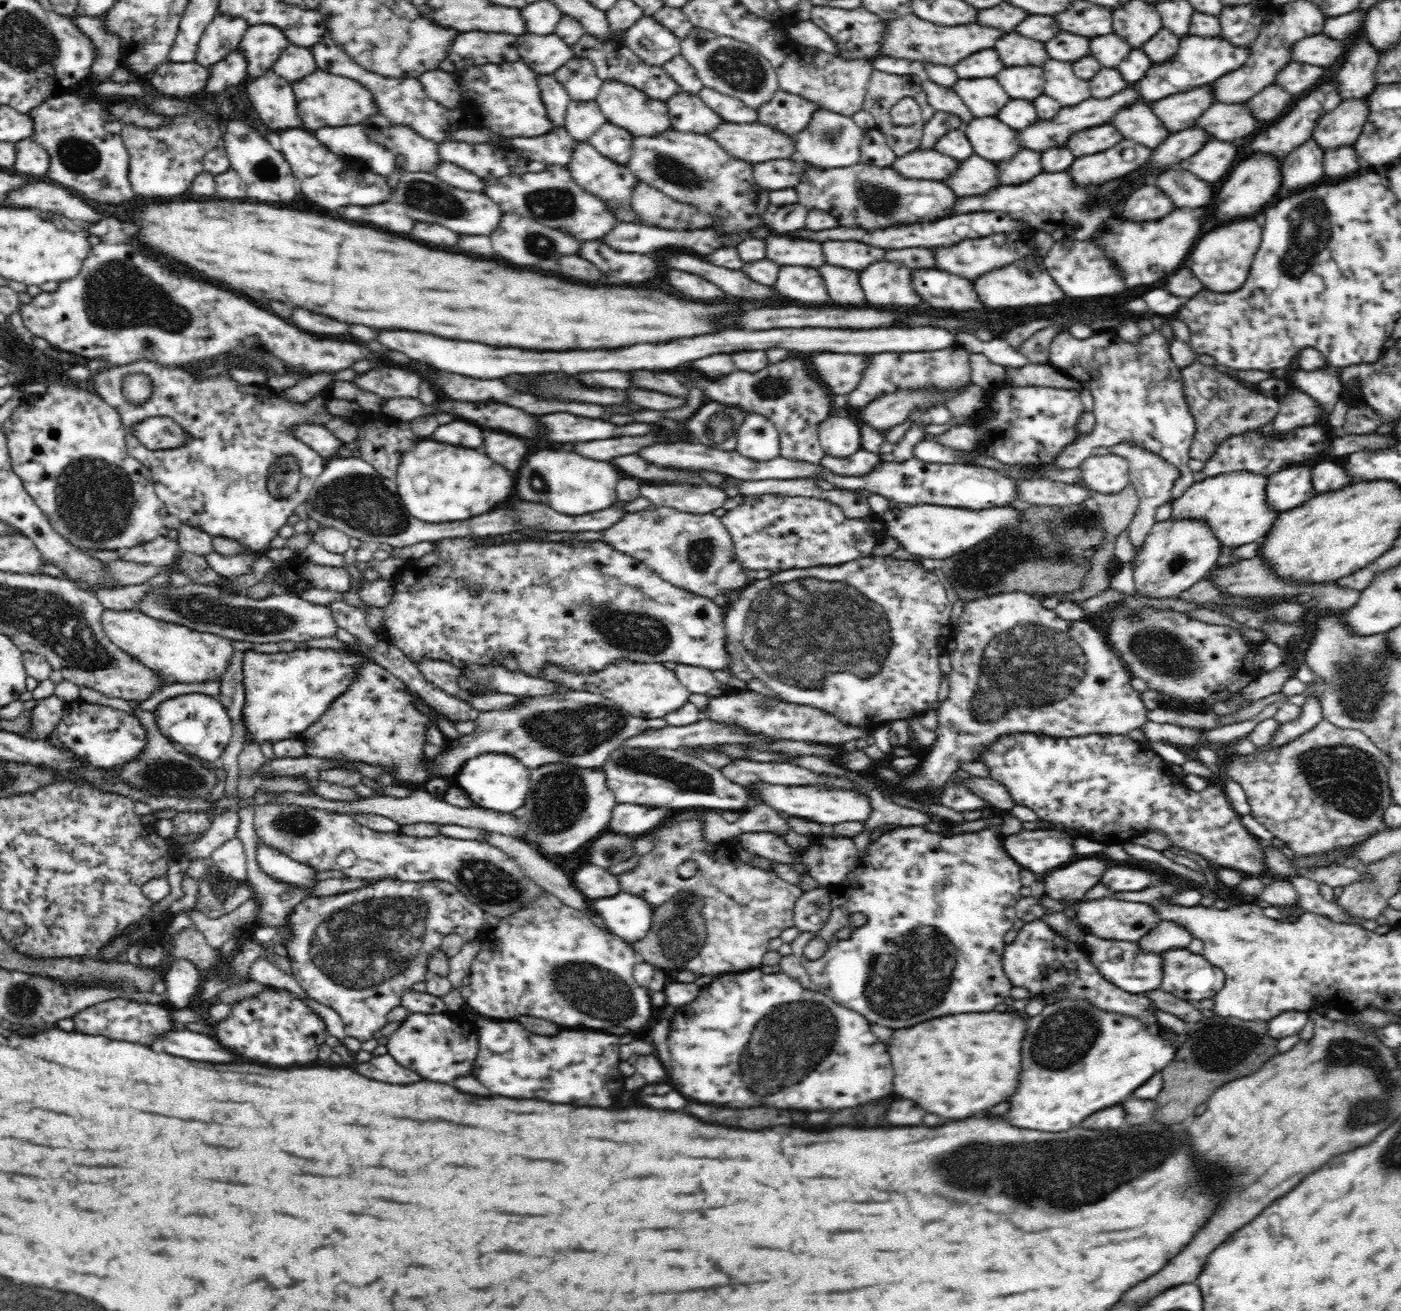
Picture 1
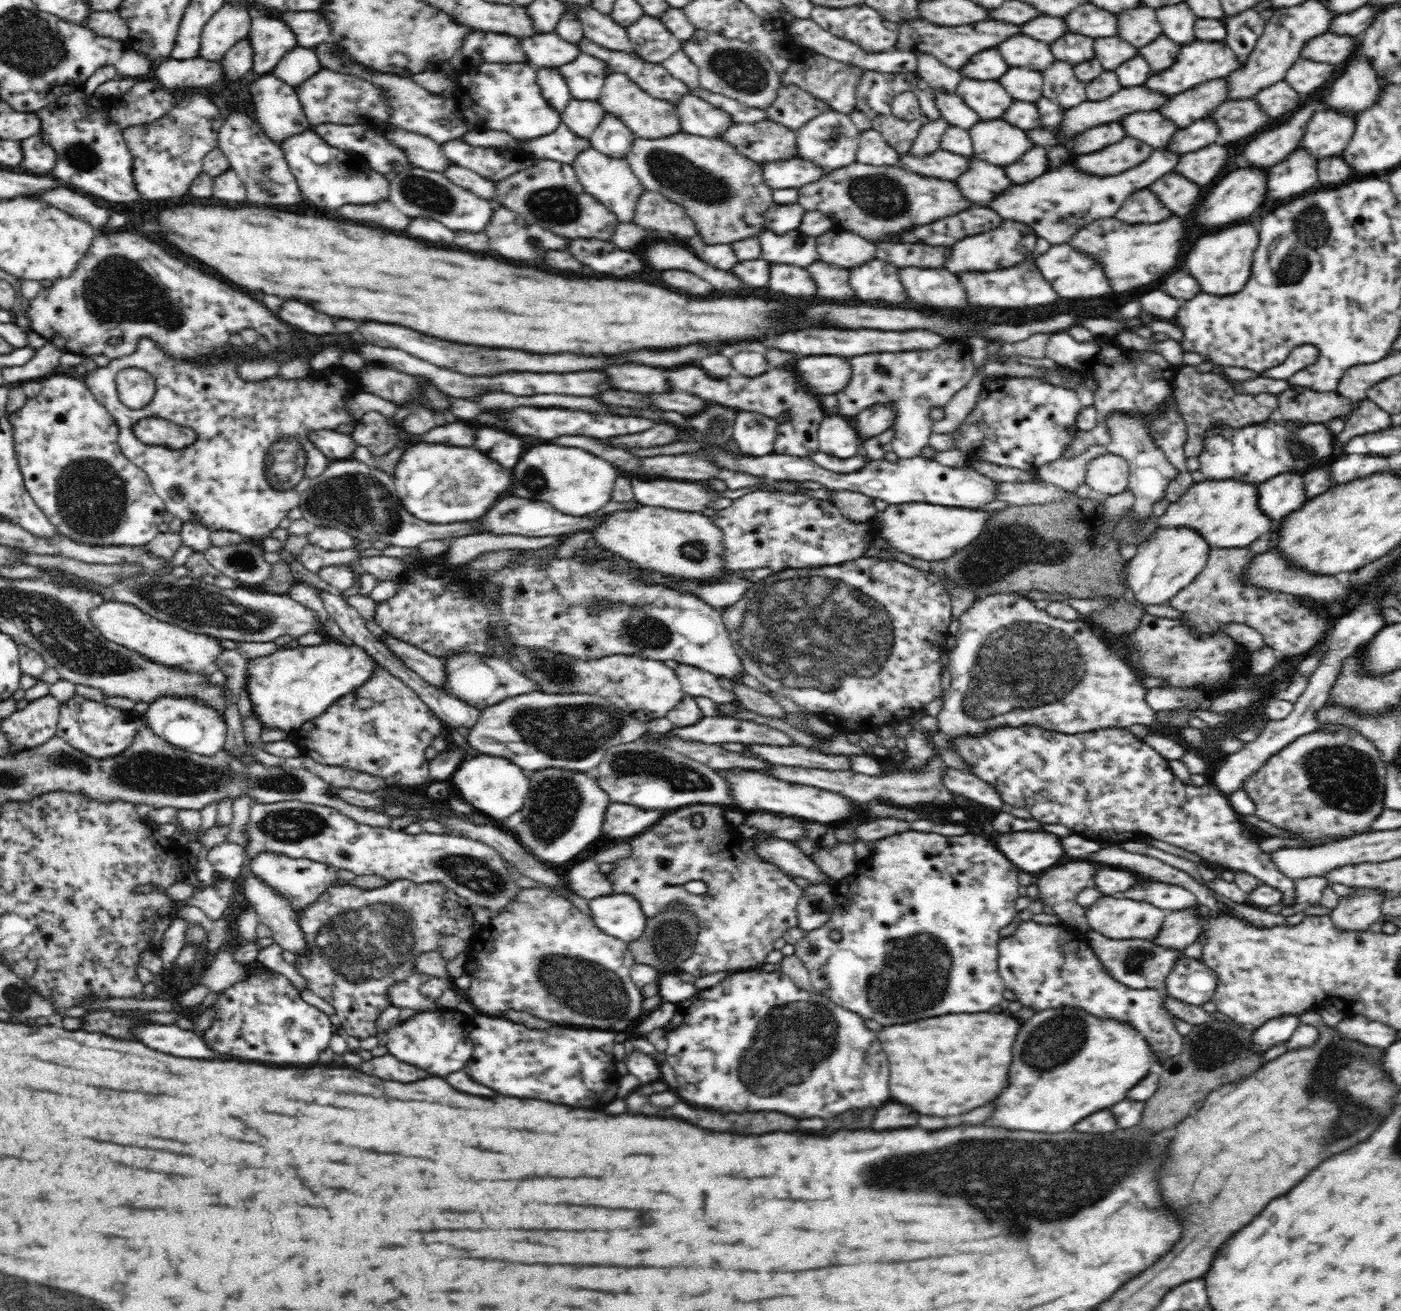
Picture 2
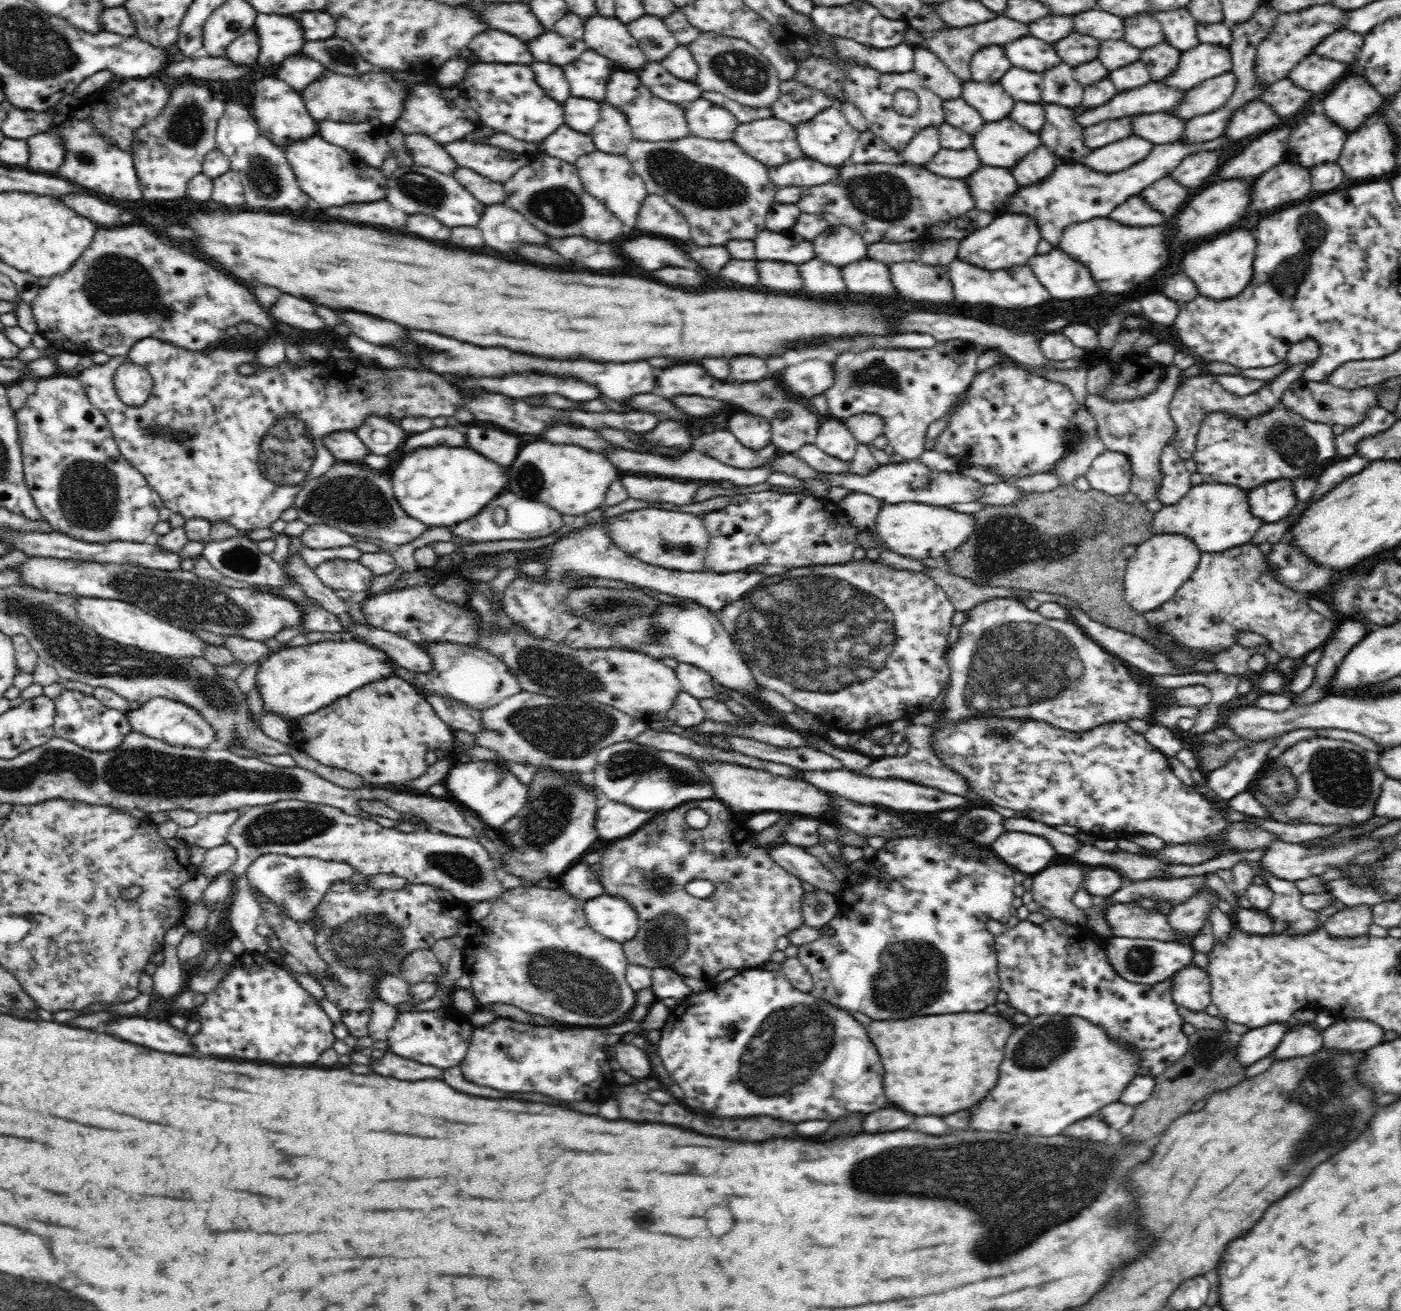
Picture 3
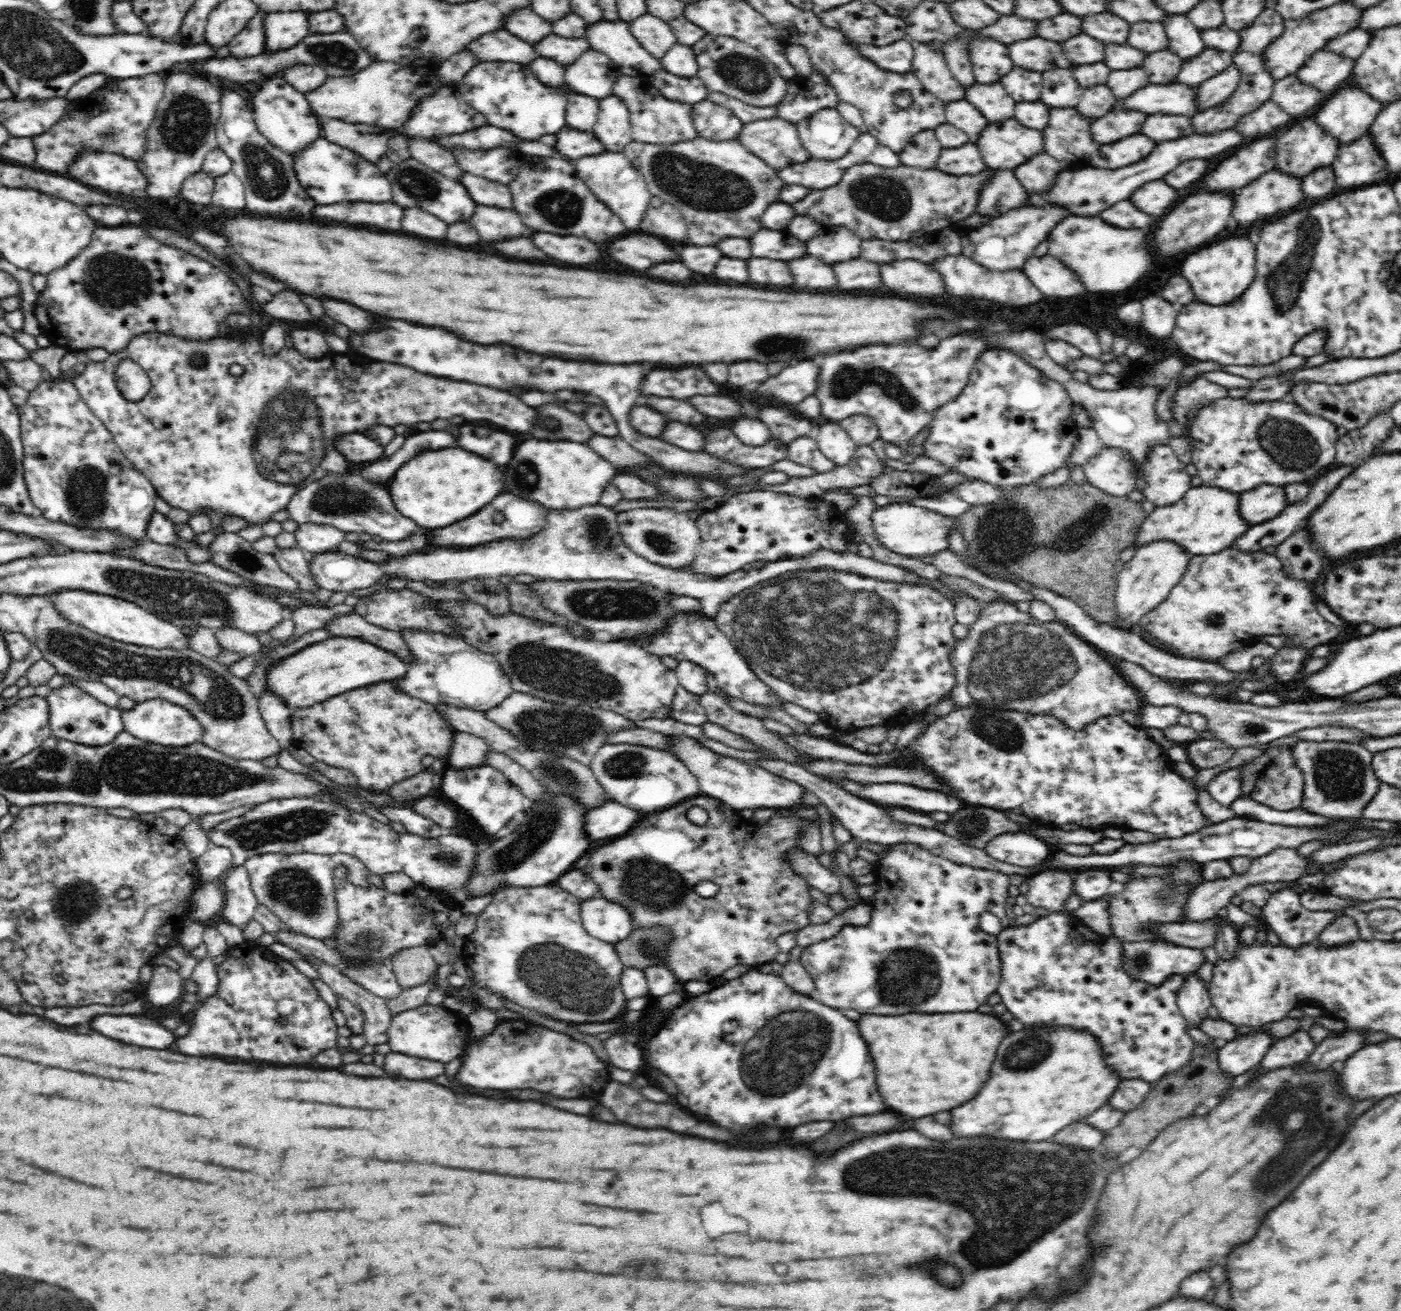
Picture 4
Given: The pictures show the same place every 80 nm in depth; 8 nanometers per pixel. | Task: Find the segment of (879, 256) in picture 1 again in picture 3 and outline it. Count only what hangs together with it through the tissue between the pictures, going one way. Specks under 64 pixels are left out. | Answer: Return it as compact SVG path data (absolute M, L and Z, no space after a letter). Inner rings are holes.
M830 226L818 238L814 238L814 252L820 260L846 266L868 256L868 244L850 228Z

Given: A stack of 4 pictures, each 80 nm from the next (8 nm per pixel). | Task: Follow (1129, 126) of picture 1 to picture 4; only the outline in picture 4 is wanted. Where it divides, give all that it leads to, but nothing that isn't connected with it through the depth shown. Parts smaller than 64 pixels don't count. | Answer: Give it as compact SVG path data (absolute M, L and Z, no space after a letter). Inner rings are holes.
M1150 114L1142 124L1142 134L1152 136L1154 142L1176 140L1180 136L1192 134L1188 116L1168 116L1168 114Z

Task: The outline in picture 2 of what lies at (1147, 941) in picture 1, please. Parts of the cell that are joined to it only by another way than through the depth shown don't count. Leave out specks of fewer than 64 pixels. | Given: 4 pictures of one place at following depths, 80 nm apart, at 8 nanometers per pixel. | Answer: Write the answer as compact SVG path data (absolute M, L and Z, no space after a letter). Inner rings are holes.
M1197 906L1169 912L1162 929L1151 942L1155 946L1182 952L1199 938L1201 927L1197 922L1197 913L1203 910Z

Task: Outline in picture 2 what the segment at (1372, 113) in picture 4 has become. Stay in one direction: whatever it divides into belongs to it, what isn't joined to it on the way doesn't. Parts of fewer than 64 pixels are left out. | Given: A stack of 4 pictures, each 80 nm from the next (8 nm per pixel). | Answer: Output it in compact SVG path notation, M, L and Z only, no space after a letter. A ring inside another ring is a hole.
M1355 53L1334 80L1327 104L1334 110L1359 114L1376 102L1381 87L1371 60Z

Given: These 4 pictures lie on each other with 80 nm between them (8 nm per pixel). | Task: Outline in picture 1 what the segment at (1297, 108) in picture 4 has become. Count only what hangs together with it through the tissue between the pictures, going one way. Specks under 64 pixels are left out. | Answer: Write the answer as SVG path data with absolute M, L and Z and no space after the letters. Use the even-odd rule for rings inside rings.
M1270 85L1263 88L1256 96L1244 102L1248 111L1256 122L1273 122L1282 117L1294 104L1297 96L1293 96L1288 91L1278 85Z

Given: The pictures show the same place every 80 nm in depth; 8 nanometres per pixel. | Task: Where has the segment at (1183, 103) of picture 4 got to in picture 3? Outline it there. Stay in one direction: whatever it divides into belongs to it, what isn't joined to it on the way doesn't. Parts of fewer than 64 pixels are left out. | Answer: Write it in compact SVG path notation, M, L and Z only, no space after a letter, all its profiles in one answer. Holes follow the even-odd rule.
M1151 81L1146 86L1140 86L1136 90L1120 92L1110 102L1100 106L1094 106L1092 110L1086 110L1082 106L1076 107L1076 123L1080 126L1092 126L1112 118L1132 116L1132 114L1144 114L1144 112L1170 112L1176 108L1182 100L1183 90L1174 90L1164 84Z

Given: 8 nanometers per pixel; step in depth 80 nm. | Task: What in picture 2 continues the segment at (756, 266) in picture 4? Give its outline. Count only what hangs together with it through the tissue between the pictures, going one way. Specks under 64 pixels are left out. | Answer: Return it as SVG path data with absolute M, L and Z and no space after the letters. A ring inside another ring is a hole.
M774 264L770 268L770 288L780 294L788 294L794 298L816 298L818 288L812 282L810 274L800 266Z

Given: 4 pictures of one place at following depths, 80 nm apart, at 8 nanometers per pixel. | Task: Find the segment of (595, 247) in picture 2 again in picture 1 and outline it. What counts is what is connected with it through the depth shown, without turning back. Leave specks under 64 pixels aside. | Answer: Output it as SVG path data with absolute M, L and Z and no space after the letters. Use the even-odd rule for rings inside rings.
M598 240L584 242L582 256L592 264L596 264L608 276L608 284L614 284L614 286L648 282L648 280L654 280L660 272L658 262L652 260L650 256L630 254L630 252L622 254Z

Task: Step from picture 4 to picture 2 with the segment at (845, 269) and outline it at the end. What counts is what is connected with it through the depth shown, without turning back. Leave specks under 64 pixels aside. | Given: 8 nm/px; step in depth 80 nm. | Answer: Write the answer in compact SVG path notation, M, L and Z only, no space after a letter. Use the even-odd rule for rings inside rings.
M872 260L864 266L854 268L850 276L852 288L862 300L882 300L890 304L900 304L908 300L908 294L904 292L904 286L898 278L898 268L888 262Z

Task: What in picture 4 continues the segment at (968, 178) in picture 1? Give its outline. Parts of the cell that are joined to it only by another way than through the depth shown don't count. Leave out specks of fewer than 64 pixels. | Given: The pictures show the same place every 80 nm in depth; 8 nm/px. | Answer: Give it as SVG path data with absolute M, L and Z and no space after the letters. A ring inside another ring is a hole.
M1012 170L998 172L996 178L992 176L984 184L984 190L980 190L980 196L978 196L978 212L990 216L990 218L1000 215L996 212L996 208L998 208L996 204L1000 200L1004 202L1004 196L1006 196L1006 212L1022 206L1026 200L1026 190L1020 186L1020 182L1016 180Z

